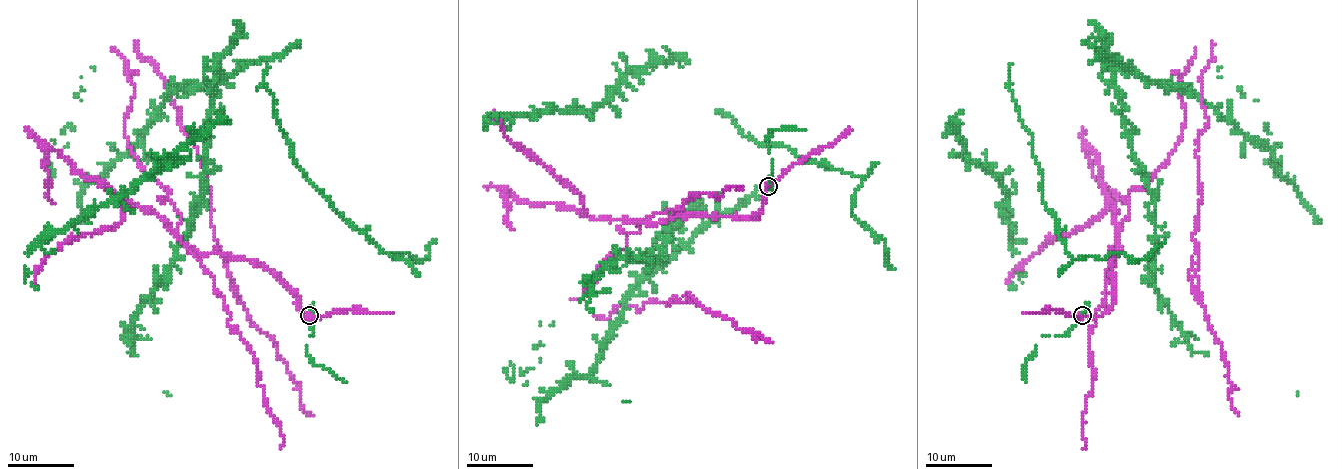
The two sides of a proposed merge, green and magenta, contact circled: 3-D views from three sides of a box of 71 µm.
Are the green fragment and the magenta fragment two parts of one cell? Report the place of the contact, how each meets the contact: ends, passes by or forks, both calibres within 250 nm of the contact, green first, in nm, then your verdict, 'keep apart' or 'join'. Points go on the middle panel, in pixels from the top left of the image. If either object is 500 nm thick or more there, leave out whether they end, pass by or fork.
(768, 186) | green ends | magenta passes by | 180/440 nm | keep apart

